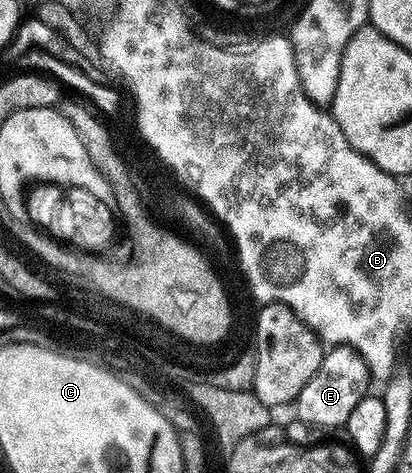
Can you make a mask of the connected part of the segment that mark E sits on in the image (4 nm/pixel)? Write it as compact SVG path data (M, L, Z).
M332 347L325 352L318 371L302 387L294 402L295 416L304 421L308 427L317 425L320 429L336 429L347 426L350 411L358 407L358 403L369 392L370 374L368 364L362 360L355 349Z

